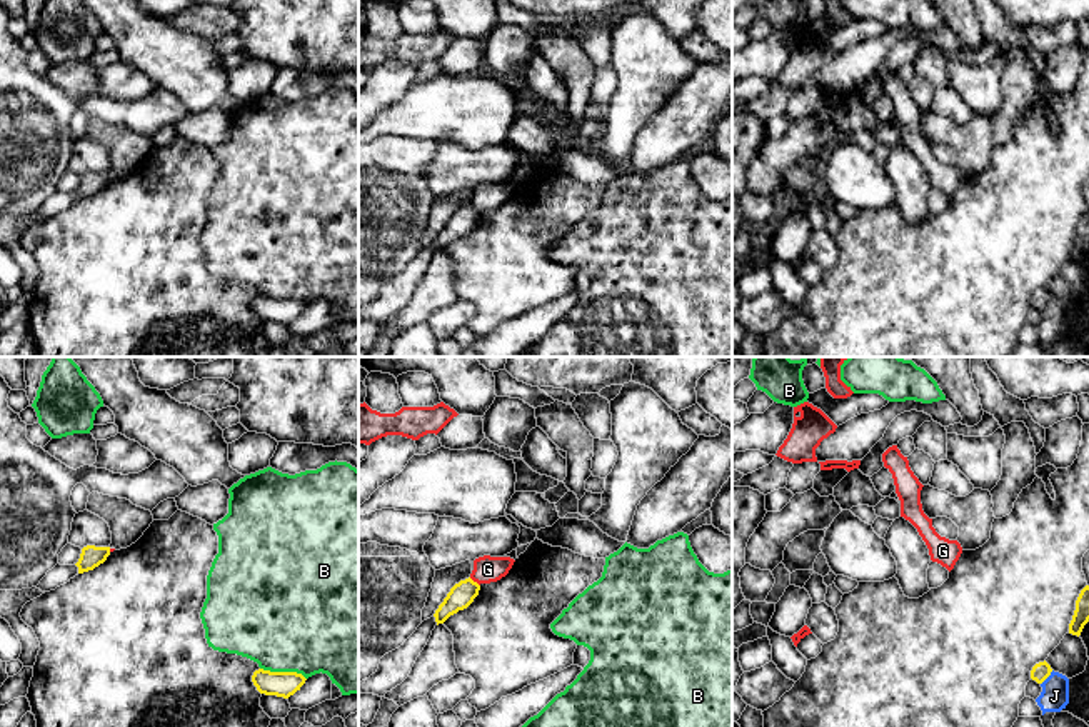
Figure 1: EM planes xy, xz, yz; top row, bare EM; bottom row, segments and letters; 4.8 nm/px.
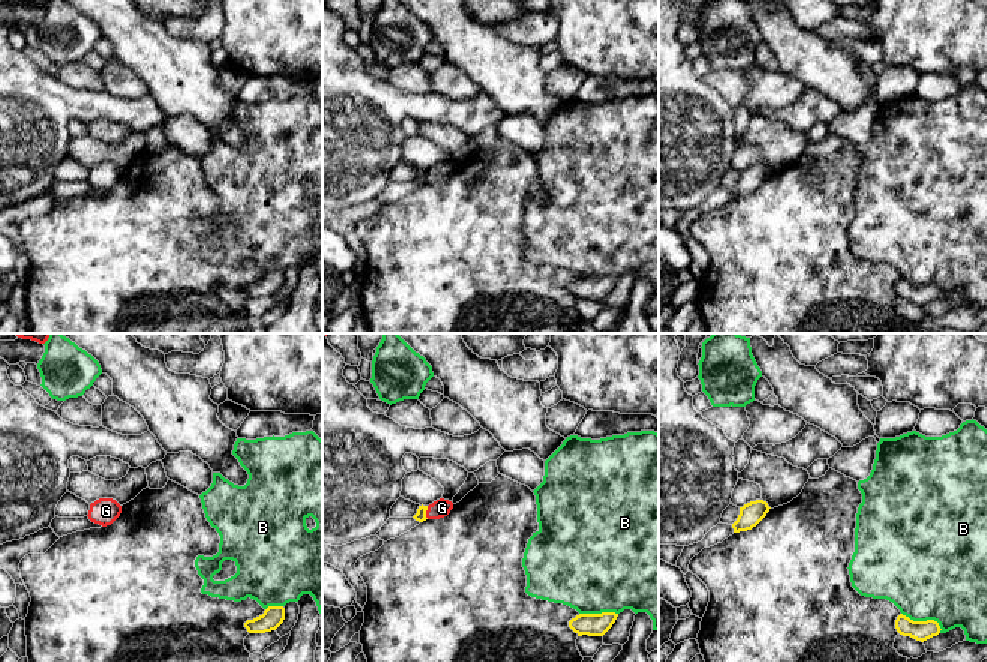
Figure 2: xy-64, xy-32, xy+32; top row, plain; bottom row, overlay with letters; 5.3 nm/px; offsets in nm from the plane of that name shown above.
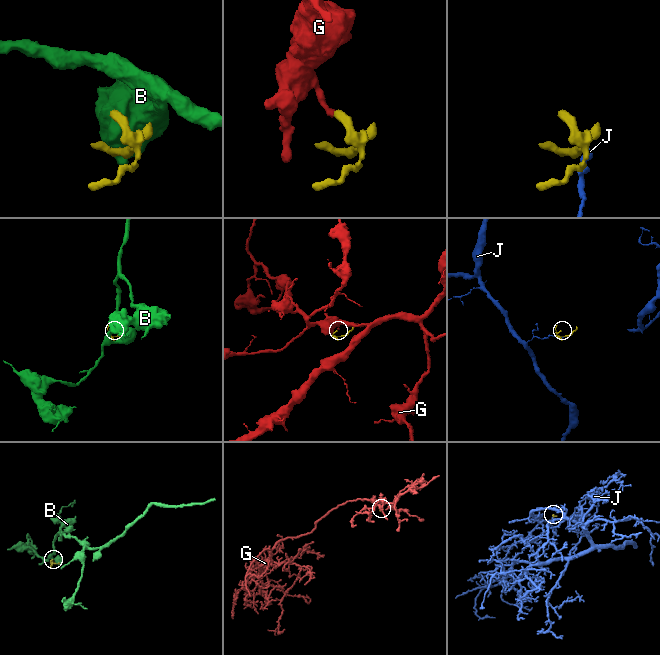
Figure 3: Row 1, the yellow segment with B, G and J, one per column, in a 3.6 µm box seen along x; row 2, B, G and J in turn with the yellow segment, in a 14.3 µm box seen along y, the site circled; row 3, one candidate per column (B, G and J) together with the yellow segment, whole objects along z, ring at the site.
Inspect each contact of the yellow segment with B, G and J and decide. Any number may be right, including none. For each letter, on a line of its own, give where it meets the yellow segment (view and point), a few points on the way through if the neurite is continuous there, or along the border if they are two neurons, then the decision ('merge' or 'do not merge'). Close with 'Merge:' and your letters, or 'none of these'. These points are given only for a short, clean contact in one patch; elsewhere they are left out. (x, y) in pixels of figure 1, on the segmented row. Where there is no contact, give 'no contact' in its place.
B: xy (284, 672) | along xy (260, 667), (299, 672), (306, 679) | do not merge
G: xz (472, 581) | along xz (469, 577), (479, 586) | do not merge
J: yz (1048, 676) | do not merge
Merge: none of these

